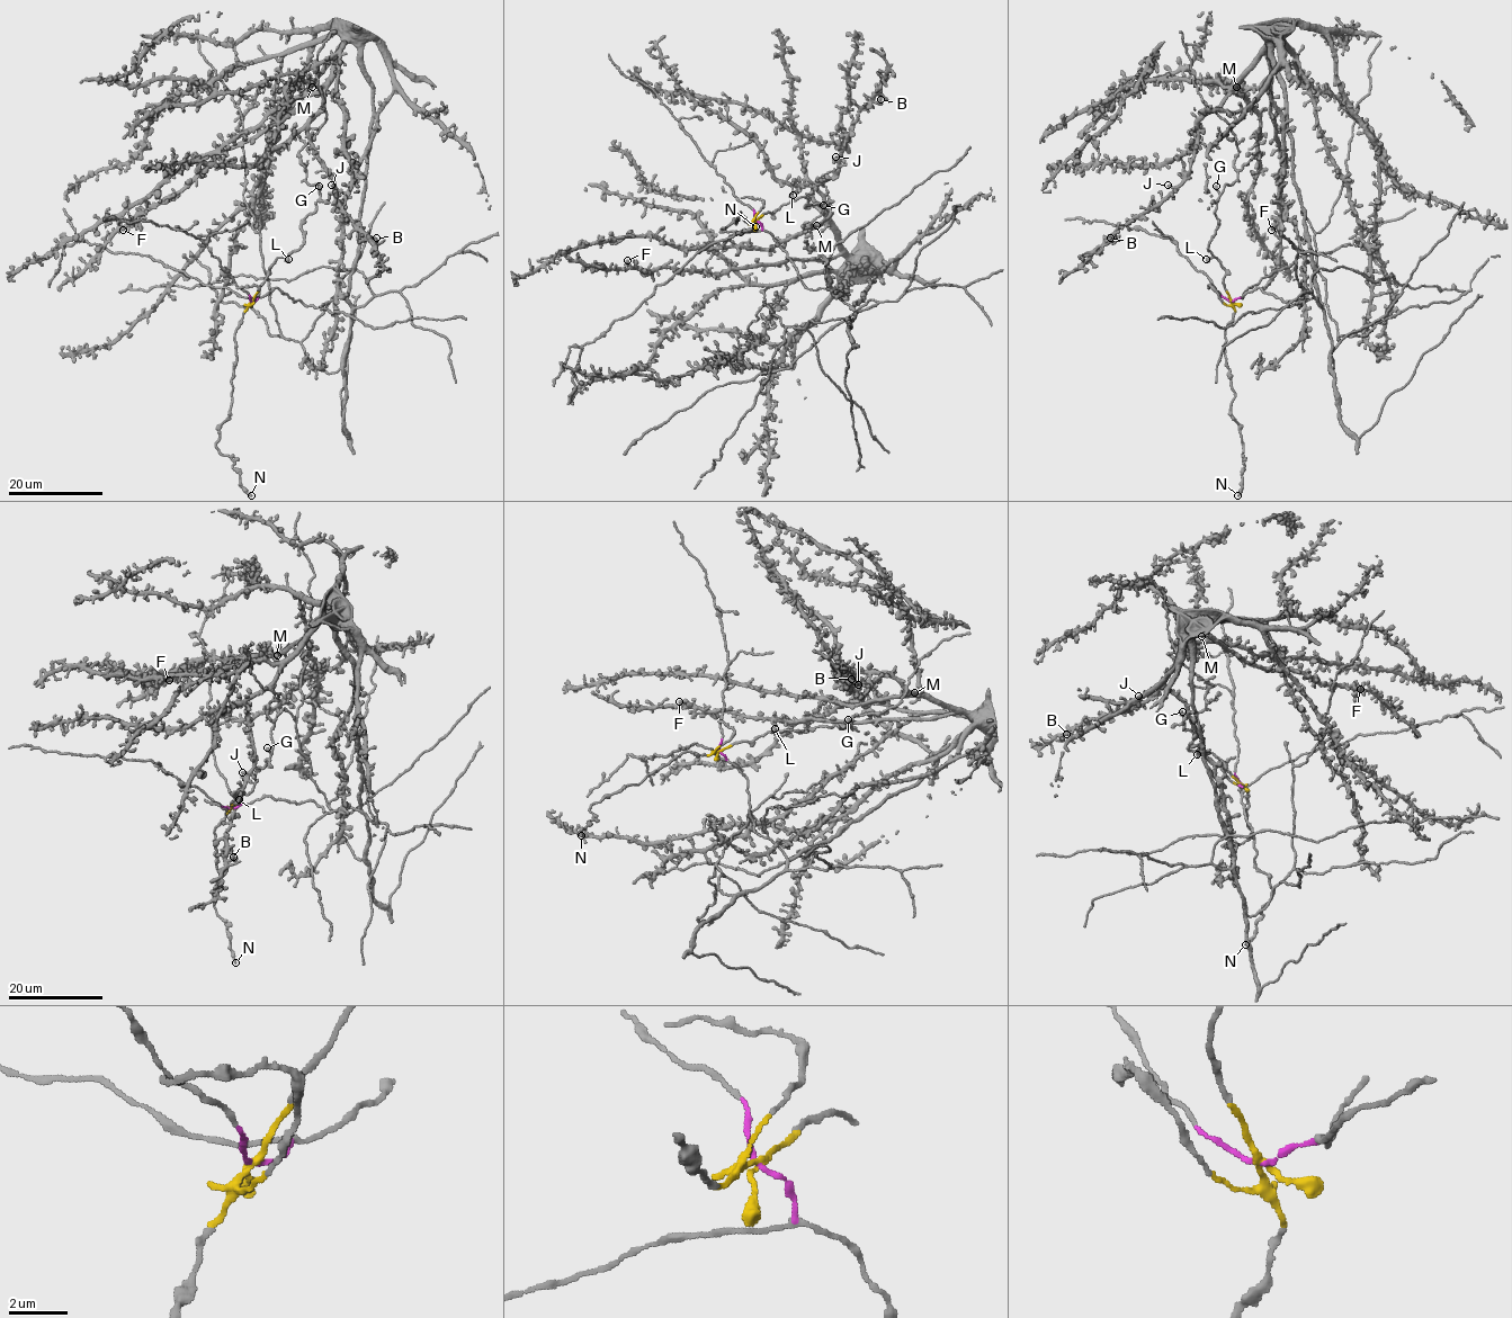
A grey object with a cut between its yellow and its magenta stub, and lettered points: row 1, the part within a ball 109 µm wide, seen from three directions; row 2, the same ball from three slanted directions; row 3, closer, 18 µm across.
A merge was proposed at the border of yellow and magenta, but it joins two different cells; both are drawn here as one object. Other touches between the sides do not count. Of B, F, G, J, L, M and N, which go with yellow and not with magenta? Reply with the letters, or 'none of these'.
G, L, N

